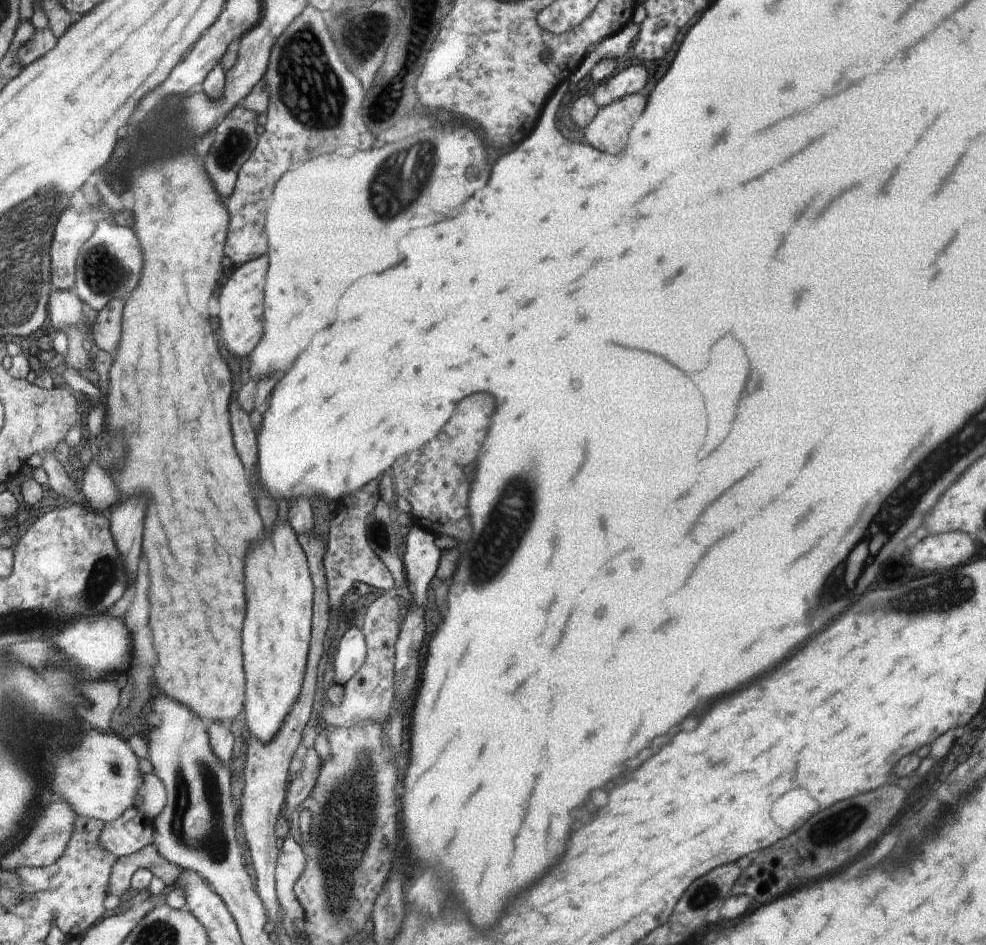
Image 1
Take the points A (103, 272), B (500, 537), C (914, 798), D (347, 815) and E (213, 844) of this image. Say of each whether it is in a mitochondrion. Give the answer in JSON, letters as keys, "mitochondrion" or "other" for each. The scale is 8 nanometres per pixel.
{"A":"mitochondrion","B":"mitochondrion","C":"mitochondrion","D":"mitochondrion","E":"mitochondrion"}

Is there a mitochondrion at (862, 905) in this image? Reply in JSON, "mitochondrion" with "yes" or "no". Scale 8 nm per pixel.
{"mitochondrion":"no"}

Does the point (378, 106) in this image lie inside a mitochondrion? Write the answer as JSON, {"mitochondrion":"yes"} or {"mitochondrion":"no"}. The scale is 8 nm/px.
{"mitochondrion":"no"}

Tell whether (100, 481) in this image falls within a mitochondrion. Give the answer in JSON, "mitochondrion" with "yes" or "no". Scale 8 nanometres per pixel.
{"mitochondrion":"no"}

